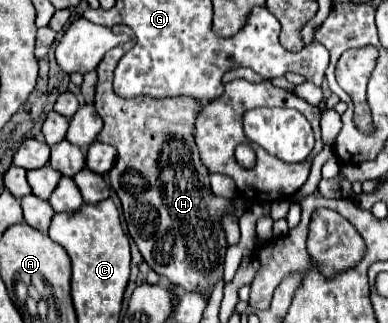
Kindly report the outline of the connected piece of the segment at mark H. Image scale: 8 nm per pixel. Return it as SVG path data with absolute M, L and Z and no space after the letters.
M127 25L112 27L114 33L131 35L129 43L115 47L103 57L103 63L97 67L97 89L95 89L95 109L105 121L103 131L99 133L101 143L109 143L117 149L115 167L109 171L109 181L121 199L123 217L127 229L137 243L143 259L149 267L167 277L169 283L183 287L185 291L195 291L195 287L211 287L223 277L223 259L227 251L225 231L221 219L225 213L233 211L231 199L213 195L209 187L209 171L201 163L199 149L195 145L195 117L197 117L197 103L191 99L123 99L113 91L113 69L115 61L127 53L136 44L133 31Z

